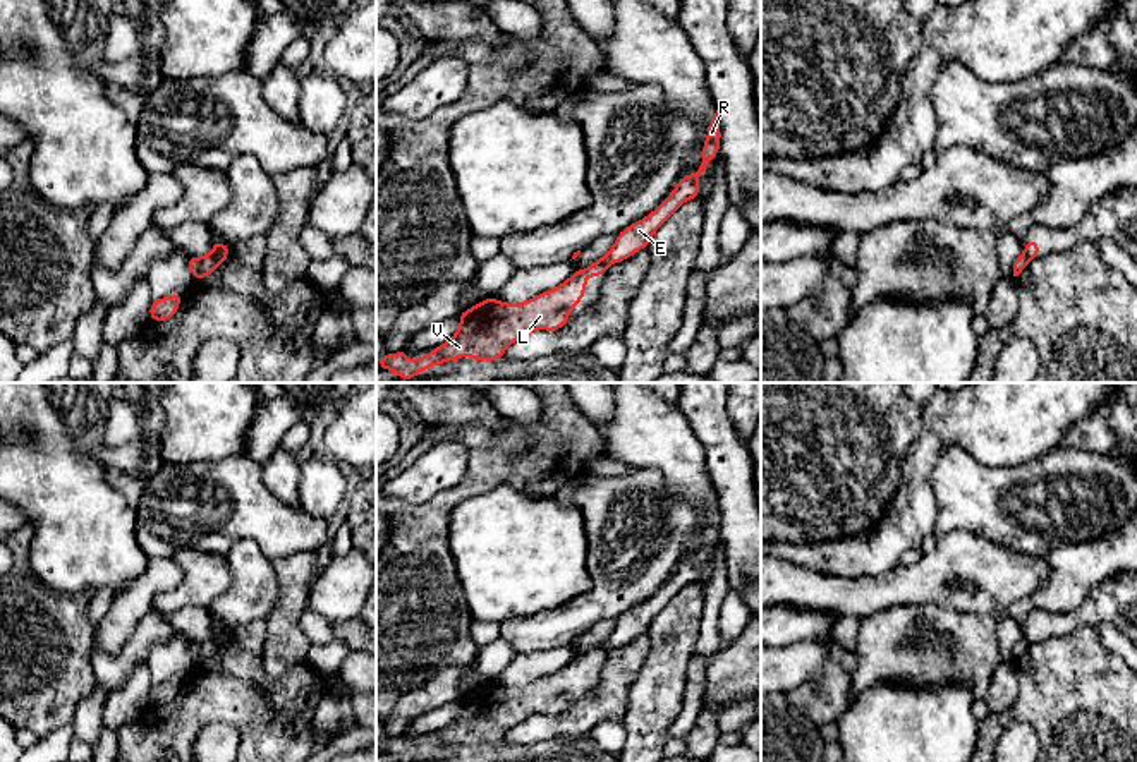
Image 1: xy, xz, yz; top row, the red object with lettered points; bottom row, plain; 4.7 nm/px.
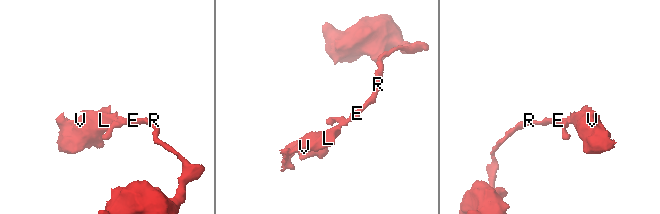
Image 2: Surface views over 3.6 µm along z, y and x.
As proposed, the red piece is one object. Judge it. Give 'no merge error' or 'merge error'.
merge error

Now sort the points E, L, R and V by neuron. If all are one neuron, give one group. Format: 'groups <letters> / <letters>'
groups E R / L V

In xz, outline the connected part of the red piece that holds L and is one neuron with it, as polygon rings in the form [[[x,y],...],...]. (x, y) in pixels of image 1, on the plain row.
[[[605,649],[577,654],[567,666],[539,678],[522,688],[503,688],[489,681],[469,695],[462,695],[459,716],[429,740],[421,740],[414,748],[402,735],[378,741],[380,753],[390,753],[398,762],[416,762],[436,748],[472,740],[476,747],[502,745],[507,731],[532,714],[556,716],[565,711],[570,695],[586,678],[587,661],[605,661]]]

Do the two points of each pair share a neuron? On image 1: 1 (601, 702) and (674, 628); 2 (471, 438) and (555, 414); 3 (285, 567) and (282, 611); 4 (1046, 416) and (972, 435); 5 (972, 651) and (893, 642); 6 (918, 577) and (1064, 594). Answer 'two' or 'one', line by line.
1: two
2: one
3: one
4: one
5: one
6: two

